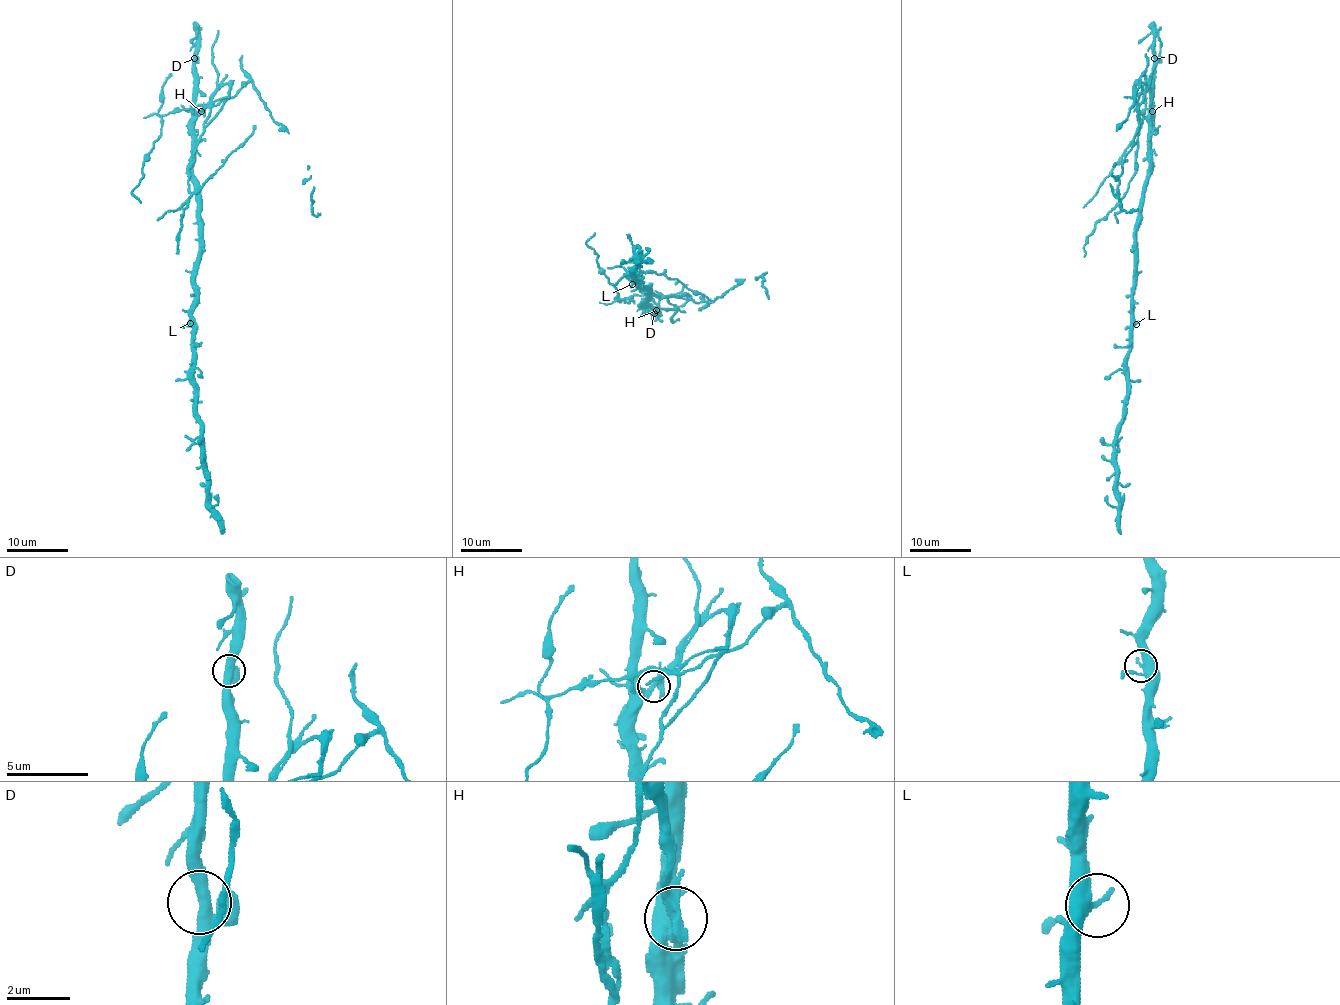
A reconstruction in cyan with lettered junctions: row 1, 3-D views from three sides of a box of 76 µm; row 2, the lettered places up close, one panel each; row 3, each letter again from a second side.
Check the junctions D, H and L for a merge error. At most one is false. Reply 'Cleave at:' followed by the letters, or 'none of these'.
Cleave at: H

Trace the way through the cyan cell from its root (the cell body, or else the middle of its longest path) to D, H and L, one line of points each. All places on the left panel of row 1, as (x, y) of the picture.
D: (197, 190), (192, 173), (194, 58)
H: (197, 190), (192, 173), (192, 119), (200, 112)
L: (197, 190), (199, 263), (194, 277), (190, 323)

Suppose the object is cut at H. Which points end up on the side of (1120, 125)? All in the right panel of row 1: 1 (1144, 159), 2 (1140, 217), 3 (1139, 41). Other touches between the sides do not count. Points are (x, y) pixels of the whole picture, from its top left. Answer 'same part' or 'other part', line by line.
1: other part
2: other part
3: other part

